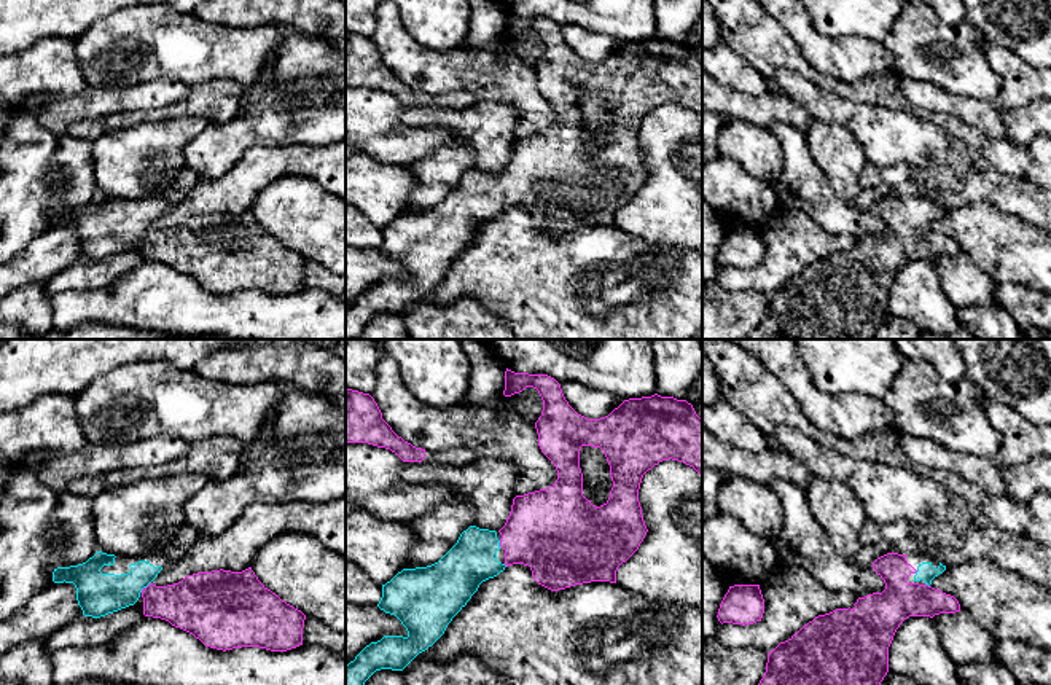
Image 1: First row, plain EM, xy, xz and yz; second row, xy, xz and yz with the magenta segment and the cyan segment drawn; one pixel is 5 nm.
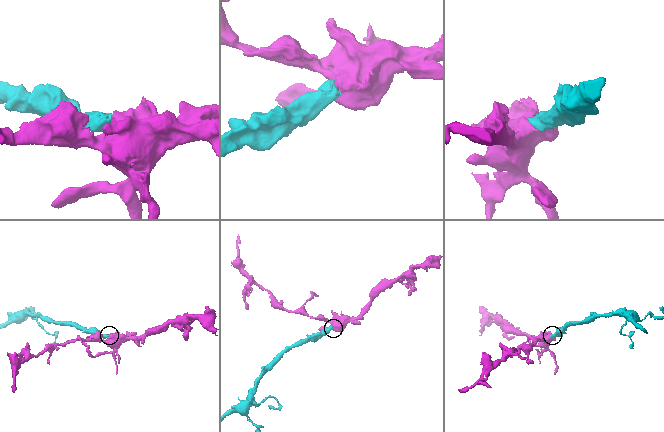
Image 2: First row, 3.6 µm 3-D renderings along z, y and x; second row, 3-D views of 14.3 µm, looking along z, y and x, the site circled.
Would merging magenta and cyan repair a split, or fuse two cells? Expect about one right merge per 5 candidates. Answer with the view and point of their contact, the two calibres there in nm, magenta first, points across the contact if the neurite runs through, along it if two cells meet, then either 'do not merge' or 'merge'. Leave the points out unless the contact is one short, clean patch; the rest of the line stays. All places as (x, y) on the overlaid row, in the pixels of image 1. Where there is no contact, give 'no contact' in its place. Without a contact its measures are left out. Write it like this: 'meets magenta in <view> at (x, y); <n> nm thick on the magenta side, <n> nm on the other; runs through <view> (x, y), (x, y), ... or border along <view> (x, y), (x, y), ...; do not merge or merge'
meets magenta in xy at (148, 585); 280 nm thick on the magenta side, 200 nm on the other; runs through xy (193, 604), (166, 602), (148, 585), (101, 593); merge

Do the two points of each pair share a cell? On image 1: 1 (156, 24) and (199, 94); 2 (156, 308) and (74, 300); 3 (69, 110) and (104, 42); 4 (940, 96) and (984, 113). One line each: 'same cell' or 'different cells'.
1: different cells
2: same cell
3: different cells
4: same cell

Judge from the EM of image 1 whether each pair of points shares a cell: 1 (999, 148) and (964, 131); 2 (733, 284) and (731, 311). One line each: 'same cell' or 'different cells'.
1: same cell
2: different cells

